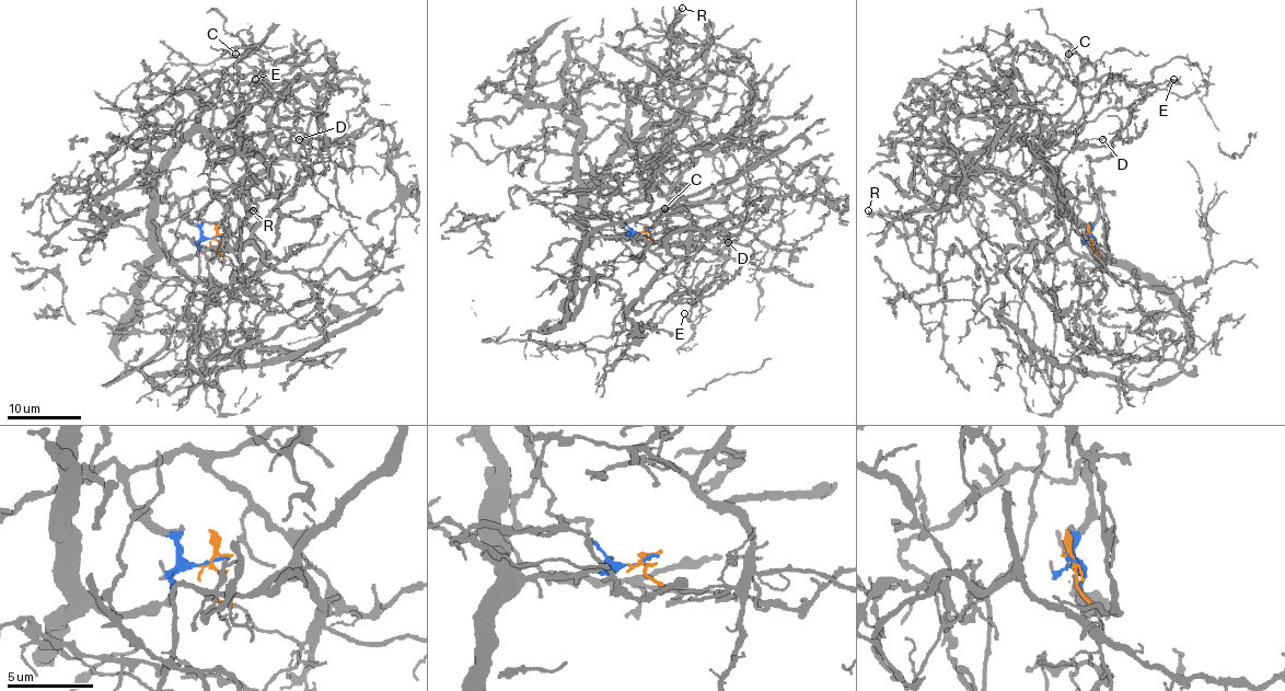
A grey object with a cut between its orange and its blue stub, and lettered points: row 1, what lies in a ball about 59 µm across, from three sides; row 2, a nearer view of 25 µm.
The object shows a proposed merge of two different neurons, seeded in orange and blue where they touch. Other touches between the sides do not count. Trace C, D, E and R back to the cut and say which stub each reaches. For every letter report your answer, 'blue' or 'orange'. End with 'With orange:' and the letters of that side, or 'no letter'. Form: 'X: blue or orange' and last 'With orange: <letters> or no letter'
C: orange
D: orange
E: orange
R: blue
With orange: C, D, E

